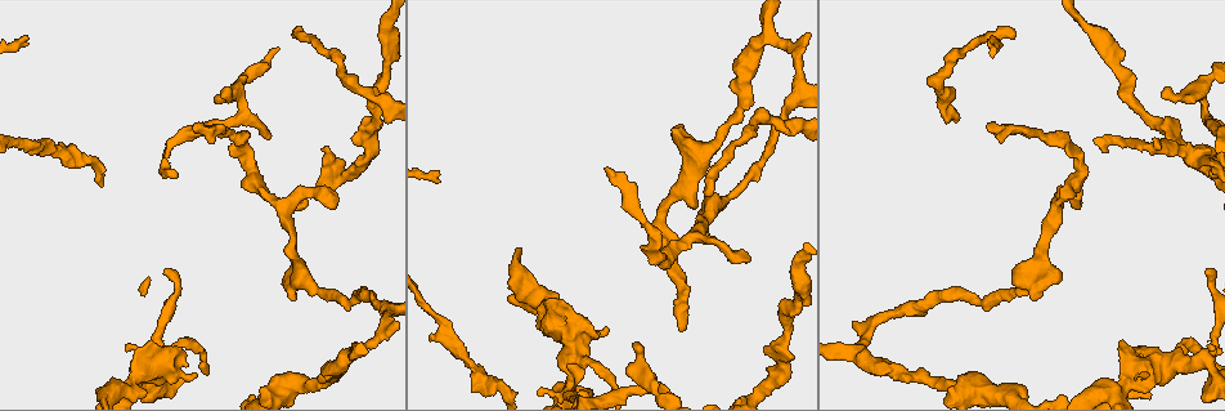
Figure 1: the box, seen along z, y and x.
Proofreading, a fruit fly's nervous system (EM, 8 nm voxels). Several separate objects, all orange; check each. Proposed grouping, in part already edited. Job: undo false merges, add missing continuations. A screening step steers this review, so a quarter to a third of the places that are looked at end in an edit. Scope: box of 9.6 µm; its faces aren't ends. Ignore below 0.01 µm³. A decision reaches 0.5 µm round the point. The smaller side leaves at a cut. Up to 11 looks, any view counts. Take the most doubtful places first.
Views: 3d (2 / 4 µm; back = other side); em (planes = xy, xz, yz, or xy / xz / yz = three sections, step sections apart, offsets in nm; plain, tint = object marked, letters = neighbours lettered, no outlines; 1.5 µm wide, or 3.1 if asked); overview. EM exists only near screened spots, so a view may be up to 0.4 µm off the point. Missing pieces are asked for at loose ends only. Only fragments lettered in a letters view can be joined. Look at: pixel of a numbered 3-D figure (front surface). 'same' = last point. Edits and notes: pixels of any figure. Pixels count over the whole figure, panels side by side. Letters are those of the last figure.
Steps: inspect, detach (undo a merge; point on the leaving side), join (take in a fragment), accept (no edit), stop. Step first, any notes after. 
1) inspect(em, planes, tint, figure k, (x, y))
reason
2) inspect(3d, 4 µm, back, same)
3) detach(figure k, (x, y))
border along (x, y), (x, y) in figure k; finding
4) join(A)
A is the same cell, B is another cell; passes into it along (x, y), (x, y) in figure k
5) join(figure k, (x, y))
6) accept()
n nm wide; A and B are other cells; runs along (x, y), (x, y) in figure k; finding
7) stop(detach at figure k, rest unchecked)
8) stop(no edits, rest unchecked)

inspect(3d, 2 µm, figure 1, (178, 177))
end of a long branch

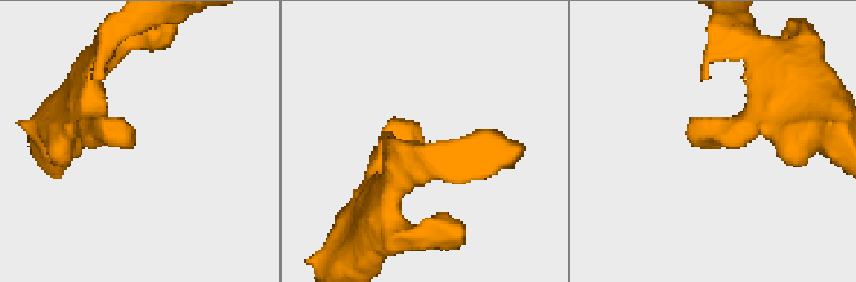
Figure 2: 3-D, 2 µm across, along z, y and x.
inspect(em, planes, letters, figure 2, (123, 136))

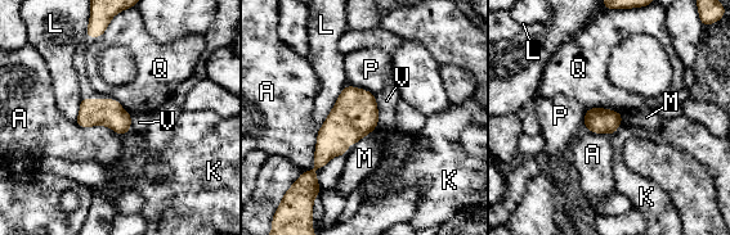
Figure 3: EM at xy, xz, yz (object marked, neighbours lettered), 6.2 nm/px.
accept()
A, K, L, M, P, Q and V are other cells; border along (317, 130), (313, 171), (321, 189) in figure 3; none of them fits

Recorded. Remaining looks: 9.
inspect(3d, 4 µm, figure 1, (541, 329))
branch stops here

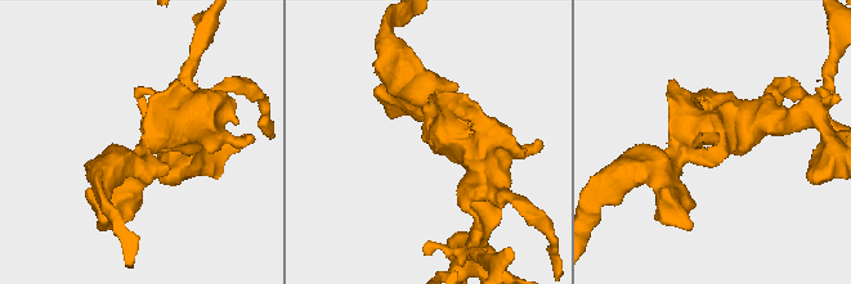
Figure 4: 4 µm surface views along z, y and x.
inspect(em, planes, letters, figure 4, (431, 145))

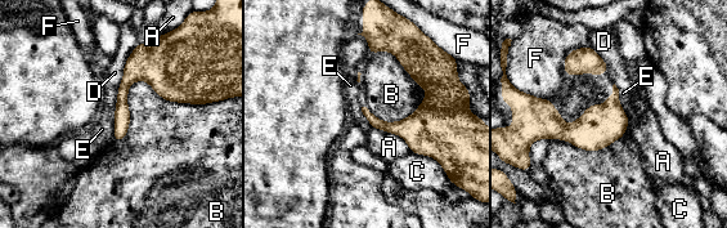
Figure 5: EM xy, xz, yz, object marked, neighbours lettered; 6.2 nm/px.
accept()
A, B, C, D, E and F are other cells; none of them fits

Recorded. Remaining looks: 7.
inspect(em, planes, tint, figure 1, (1140, 147))
sudden change in width

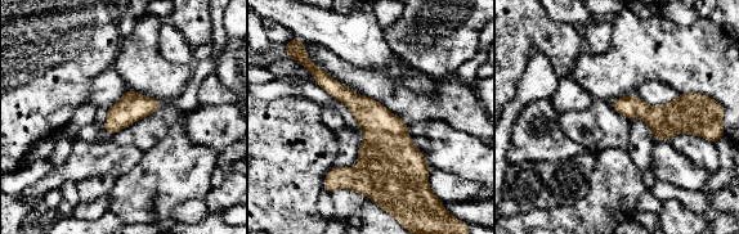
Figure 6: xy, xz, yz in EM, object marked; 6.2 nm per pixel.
inspect(em, planes, letters, same)

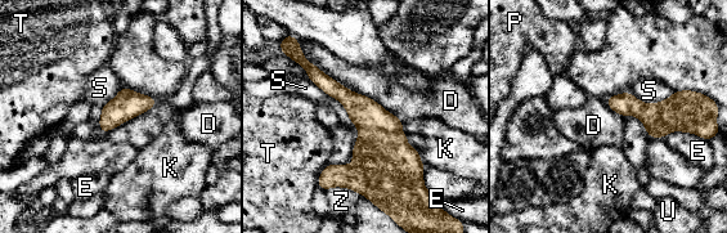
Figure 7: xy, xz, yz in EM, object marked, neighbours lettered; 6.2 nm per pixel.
accept()
D, E, K, P, S, T, U and Z are other cells; border along (303, 52), (403, 122) in figure 7; continuous, no second neuron

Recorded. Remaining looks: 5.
inspect(3d, 2 µm, figure 1, (906, 311))

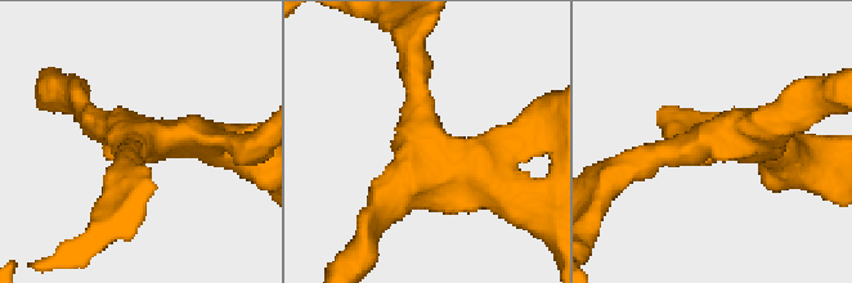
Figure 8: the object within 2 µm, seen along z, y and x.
inspect(em, planes, letters, figure 8, (415, 143))
now the EM

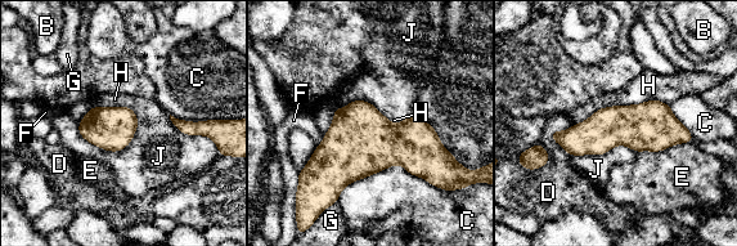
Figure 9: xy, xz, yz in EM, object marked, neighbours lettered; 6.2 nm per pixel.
accept()
280 nm wide; C touches over 550 nm; B, C, D, E, F, G, H and J are other cells; one neuron here

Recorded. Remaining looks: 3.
stop(no edits, rest unchecked)

